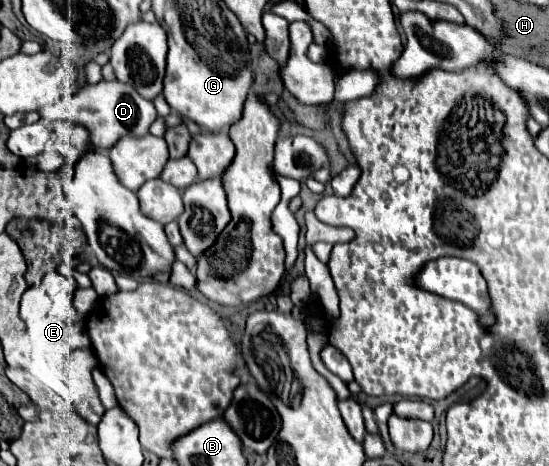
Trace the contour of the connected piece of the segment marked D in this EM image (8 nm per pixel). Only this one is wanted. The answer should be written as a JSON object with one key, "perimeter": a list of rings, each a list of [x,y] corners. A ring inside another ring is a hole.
{"perimeter":[[[116,79],[80,87],[74,93],[70,109],[68,109],[68,119],[76,125],[86,127],[92,137],[92,145],[102,149],[110,149],[122,135],[134,135],[134,137],[146,135],[148,127],[152,125],[156,117],[158,113],[152,101],[140,97],[140,93],[132,89],[132,85],[124,85],[122,81],[116,81]],[[102,123],[104,123],[104,133],[102,133]]]}

